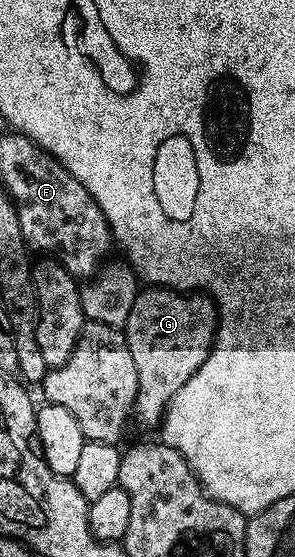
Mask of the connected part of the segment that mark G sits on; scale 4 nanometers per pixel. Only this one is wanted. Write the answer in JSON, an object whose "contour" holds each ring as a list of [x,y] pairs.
{"contour":[[[147,287],[136,295],[136,302],[129,313],[125,326],[127,346],[133,355],[133,364],[137,367],[137,399],[133,410],[143,425],[158,426],[163,421],[171,400],[189,383],[191,376],[205,363],[211,346],[215,344],[215,334],[219,328],[219,311],[214,301],[199,291],[180,291],[166,287]]]}

